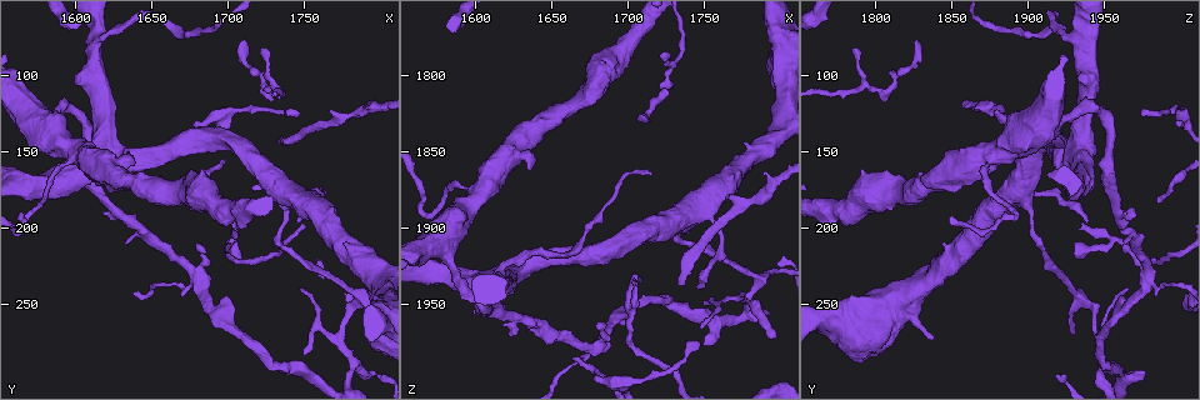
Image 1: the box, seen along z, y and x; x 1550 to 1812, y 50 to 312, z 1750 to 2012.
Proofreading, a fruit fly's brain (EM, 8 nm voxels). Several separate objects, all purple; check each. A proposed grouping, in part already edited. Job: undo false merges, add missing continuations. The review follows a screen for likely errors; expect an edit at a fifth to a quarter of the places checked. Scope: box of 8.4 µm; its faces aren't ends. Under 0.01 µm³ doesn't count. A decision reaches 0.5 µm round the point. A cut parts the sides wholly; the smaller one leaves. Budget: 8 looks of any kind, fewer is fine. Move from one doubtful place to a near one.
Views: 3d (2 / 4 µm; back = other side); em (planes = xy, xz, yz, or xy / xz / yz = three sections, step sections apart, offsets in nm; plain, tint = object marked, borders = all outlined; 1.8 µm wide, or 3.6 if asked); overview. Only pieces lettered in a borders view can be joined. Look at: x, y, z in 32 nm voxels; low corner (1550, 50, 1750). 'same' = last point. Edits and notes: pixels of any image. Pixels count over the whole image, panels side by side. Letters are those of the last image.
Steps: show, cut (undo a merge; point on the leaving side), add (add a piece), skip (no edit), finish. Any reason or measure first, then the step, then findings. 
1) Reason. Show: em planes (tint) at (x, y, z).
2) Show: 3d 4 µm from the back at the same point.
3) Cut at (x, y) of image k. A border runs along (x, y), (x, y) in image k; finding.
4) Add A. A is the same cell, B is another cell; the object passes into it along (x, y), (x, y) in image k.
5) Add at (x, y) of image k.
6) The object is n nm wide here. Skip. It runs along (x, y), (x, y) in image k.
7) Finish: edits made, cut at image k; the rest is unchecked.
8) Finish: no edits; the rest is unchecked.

Sharp bend. Show: 3d 2 µm at (1680, 232, 1978).

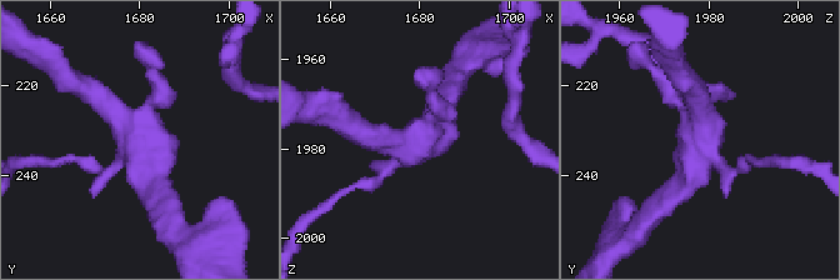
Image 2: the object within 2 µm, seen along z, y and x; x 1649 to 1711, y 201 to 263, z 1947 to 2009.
Show: em 3.6 µm yz step 4 (tint) at (1682, 234, 1977).

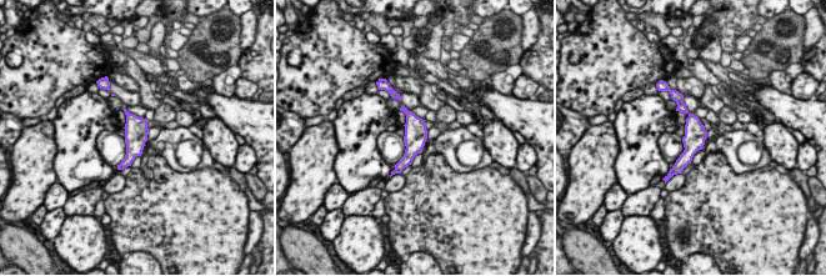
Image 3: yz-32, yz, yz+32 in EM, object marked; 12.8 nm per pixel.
Show: em 3.6 µm planes (borders) at the same point.

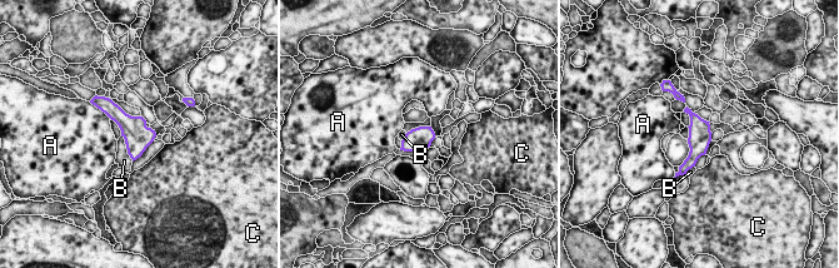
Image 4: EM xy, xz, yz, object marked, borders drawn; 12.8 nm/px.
Skip. A, B and C are other cells; a border runs along (121, 135), (126, 153), (133, 160) in image 4; continuous, no second neuron.

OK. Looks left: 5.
An open end. Show: 3d 2 µm at (1676, 132, 1998).

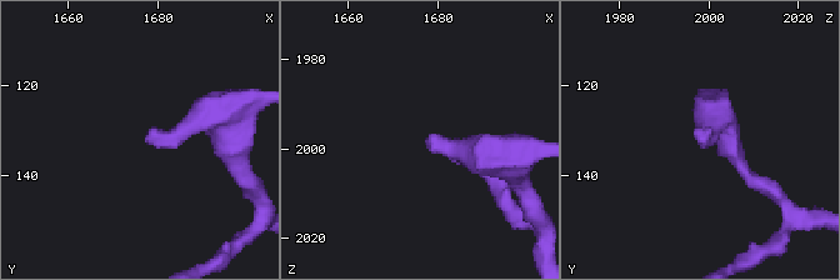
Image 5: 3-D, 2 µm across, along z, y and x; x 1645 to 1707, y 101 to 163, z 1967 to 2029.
Need the tissue. Show: em planes (borders) at (1677, 132, 1999).

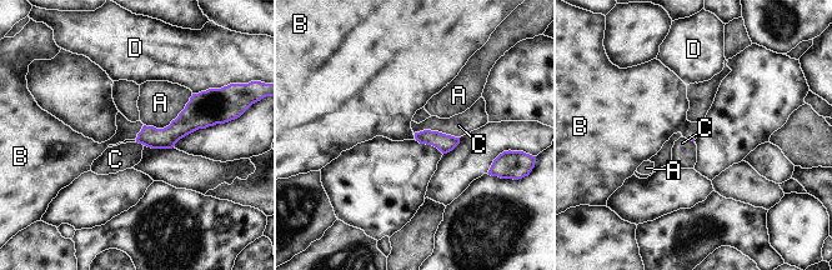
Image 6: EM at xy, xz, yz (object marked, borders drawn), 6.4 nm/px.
Add B. B is the same cell, A, C and D are other cells; the object passes into it along (150, 136), (139, 133), (126, 130) in image 6; the neuron continues.

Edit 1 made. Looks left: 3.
Thin end. Show: em planes (borders) at (1704, 198, 1934).

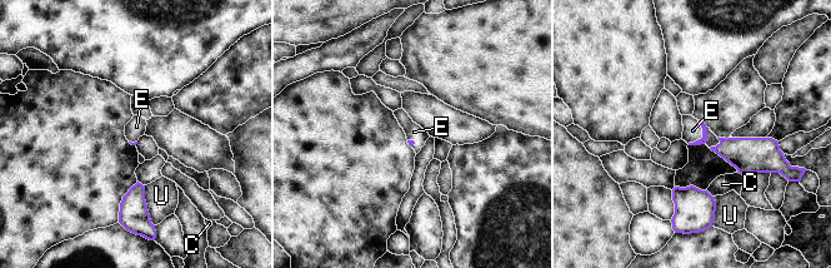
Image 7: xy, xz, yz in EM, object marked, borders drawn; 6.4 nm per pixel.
Add E. E is the same cell, C and U are other cells; the object passes into it along (704, 139), (702, 135), (692, 130) in image 7; it goes on there.

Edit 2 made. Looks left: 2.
Finish: edits made, add at image 6, add at image 7; the rest is unchecked.

